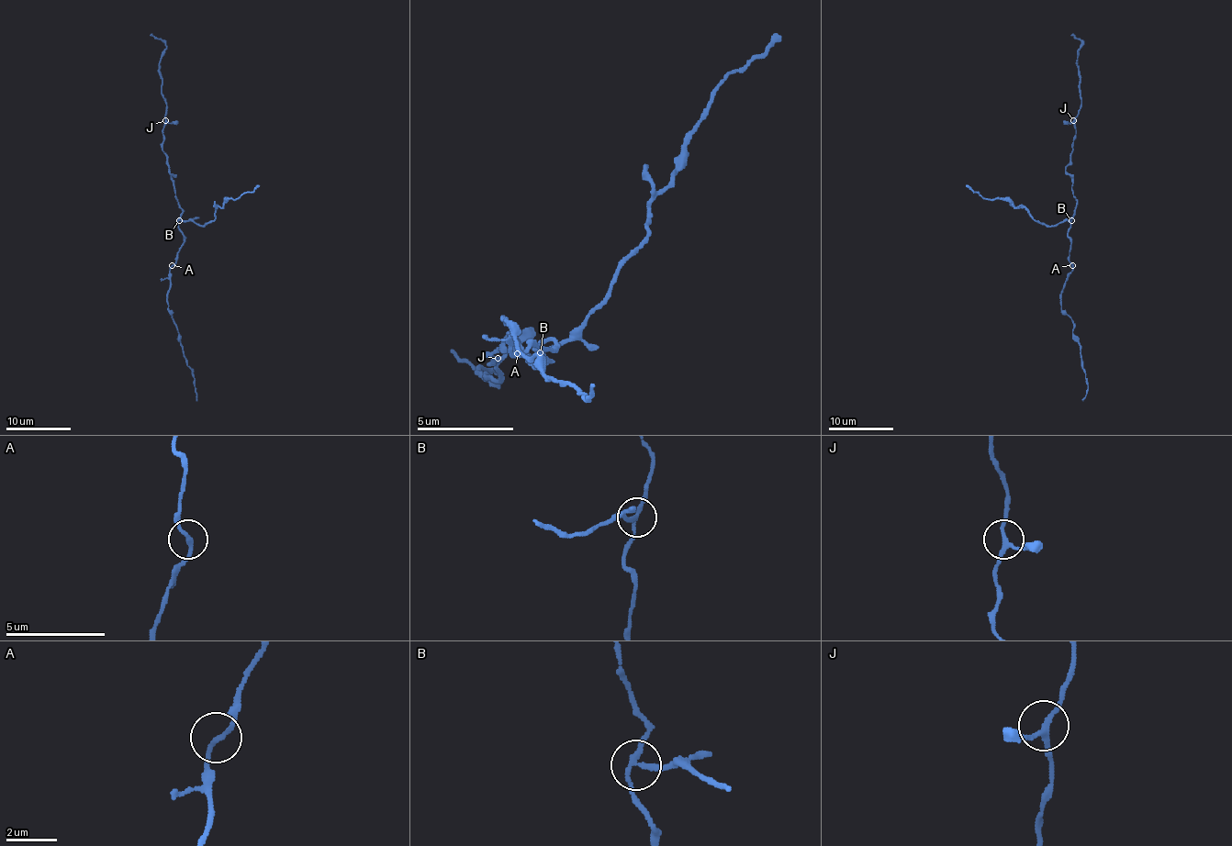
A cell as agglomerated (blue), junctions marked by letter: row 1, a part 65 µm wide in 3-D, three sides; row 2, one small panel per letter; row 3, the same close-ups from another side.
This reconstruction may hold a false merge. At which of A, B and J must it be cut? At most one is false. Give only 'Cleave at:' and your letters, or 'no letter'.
Cleave at: B

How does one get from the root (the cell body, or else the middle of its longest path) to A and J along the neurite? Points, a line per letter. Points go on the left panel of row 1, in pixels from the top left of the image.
A: (180, 218), (178, 228), (184, 238), (178, 259), (172, 265)
J: (180, 218), (182, 210), (173, 189), (167, 154), (162, 149), (165, 120)

